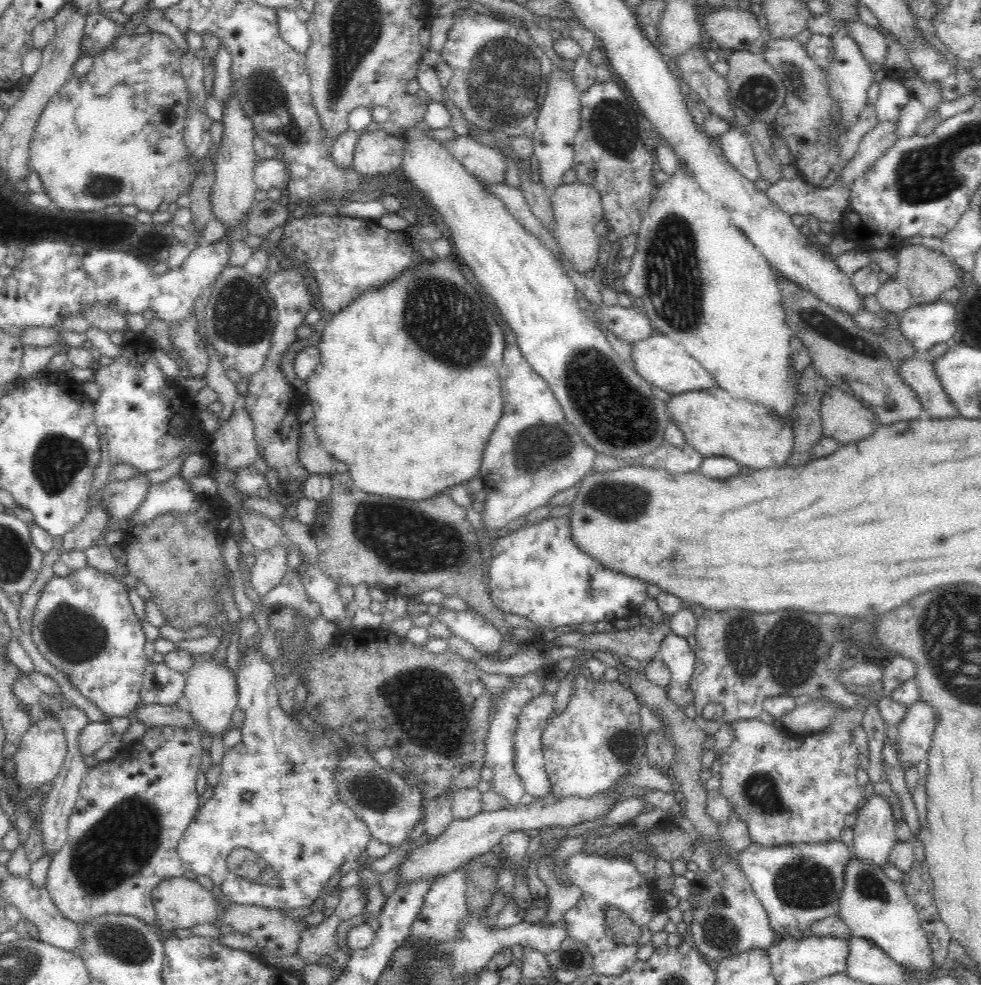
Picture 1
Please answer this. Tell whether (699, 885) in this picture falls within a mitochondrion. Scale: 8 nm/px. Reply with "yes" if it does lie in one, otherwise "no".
no

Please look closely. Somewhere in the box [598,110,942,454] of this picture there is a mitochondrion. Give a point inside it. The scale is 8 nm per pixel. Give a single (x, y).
(671, 279)

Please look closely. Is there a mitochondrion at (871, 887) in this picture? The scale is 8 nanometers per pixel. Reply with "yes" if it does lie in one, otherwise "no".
yes

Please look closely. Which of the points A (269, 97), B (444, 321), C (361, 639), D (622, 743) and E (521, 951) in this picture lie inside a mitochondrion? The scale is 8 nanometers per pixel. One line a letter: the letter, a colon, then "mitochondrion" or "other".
A: mitochondrion
B: mitochondrion
C: other
D: mitochondrion
E: other

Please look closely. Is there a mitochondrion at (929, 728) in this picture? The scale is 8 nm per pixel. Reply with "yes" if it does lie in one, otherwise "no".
no

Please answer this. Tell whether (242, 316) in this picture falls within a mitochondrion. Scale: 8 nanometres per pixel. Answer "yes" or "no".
yes

